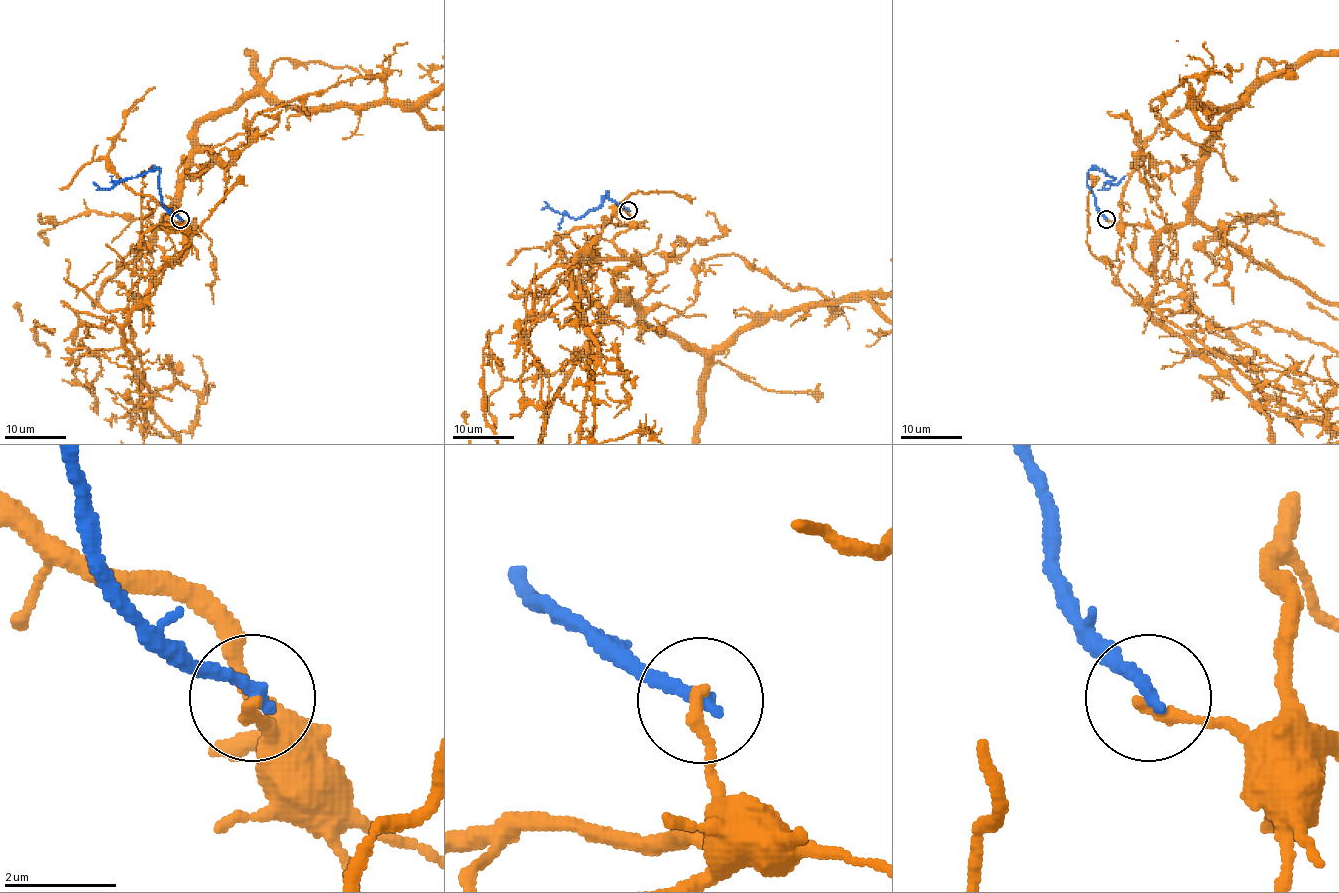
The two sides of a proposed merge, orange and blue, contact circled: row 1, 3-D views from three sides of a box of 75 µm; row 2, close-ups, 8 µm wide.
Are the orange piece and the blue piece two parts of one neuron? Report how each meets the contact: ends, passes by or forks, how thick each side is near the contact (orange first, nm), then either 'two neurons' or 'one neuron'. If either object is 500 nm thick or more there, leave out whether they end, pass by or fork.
orange ends; blue ends; calibres 240 and 280 nm; two neurons

